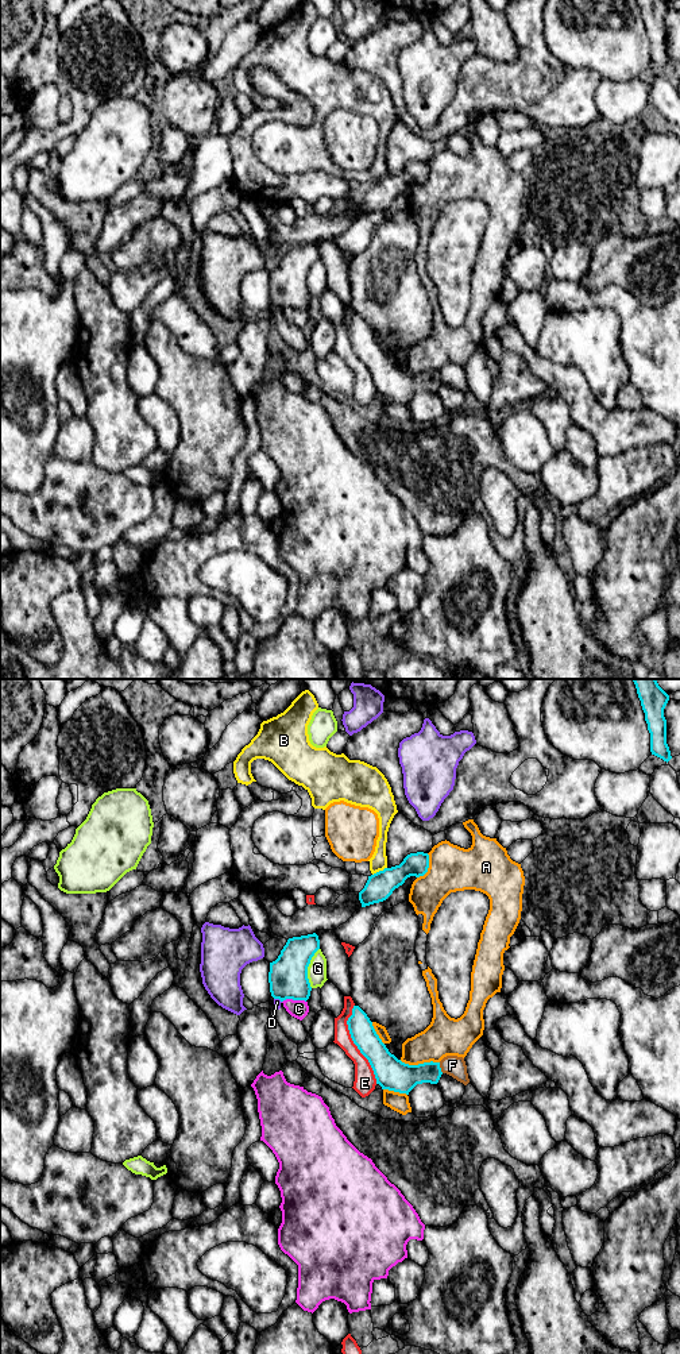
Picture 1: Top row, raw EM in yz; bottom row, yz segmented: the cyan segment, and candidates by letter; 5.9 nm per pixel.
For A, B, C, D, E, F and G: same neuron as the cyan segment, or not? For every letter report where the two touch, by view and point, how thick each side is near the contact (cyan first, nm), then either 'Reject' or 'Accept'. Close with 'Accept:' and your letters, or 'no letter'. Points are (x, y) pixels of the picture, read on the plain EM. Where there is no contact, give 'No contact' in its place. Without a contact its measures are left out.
A: Touches cyan at yz (420, 373). Thickness 190 nm (cyan) against 240 nm. Reject
B: Touches cyan at yz (379, 180). Thickness 160 nm (cyan) against 100 nm. Reject
C: Touches cyan at yz (293, 308). Thickness 240 nm (cyan) against 110 nm. Reject
D: Touches cyan at yz (278, 307). Thickness 240 nm (cyan) against 50 nm. Reject
E: Touches cyan at yz (354, 351). Thickness 170 nm (cyan) against 130 nm. Reject
F: Touches cyan at yz (440, 377). Thickness 180 nm (cyan) against 120 nm. Reject
G: Touches cyan at yz (306, 277). Thickness 240 nm (cyan) against 110 nm. Reject
Accept: no letter

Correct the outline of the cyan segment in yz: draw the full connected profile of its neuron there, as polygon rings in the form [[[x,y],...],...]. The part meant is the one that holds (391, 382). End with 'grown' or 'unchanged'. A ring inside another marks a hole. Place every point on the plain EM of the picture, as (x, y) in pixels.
[[[353,315],[352,324],[348,327],[347,333],[353,352],[368,369],[376,393],[379,393],[382,398],[409,404],[417,393],[438,391],[443,383],[440,371],[430,370],[409,374],[398,369],[389,360],[376,343],[372,331],[359,315]]]; unchanged

